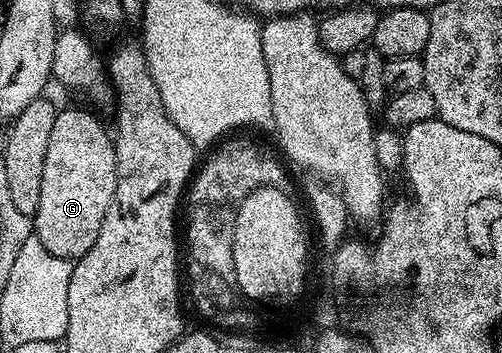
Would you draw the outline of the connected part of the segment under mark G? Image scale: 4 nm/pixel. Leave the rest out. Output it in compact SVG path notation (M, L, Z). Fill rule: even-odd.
M70 107L59 110L52 133L48 140L48 153L44 156L44 178L40 184L40 205L36 205L33 218L33 236L40 244L52 253L53 257L77 261L92 249L96 236L100 234L100 225L104 225L104 217L114 200L118 166L114 152L114 140L111 132L93 115L95 112L77 111Z

